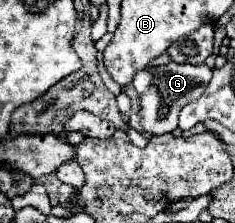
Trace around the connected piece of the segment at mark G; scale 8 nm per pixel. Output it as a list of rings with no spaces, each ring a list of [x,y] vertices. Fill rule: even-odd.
[[[168,61],[166,65],[156,65],[152,69],[154,77],[152,83],[148,87],[148,91],[144,91],[138,99],[138,113],[140,113],[140,125],[142,131],[148,135],[162,135],[166,131],[174,131],[178,127],[178,115],[182,111],[184,105],[188,105],[190,101],[196,101],[204,89],[210,83],[212,77],[212,69],[202,65],[190,65],[190,63],[174,63]]]

